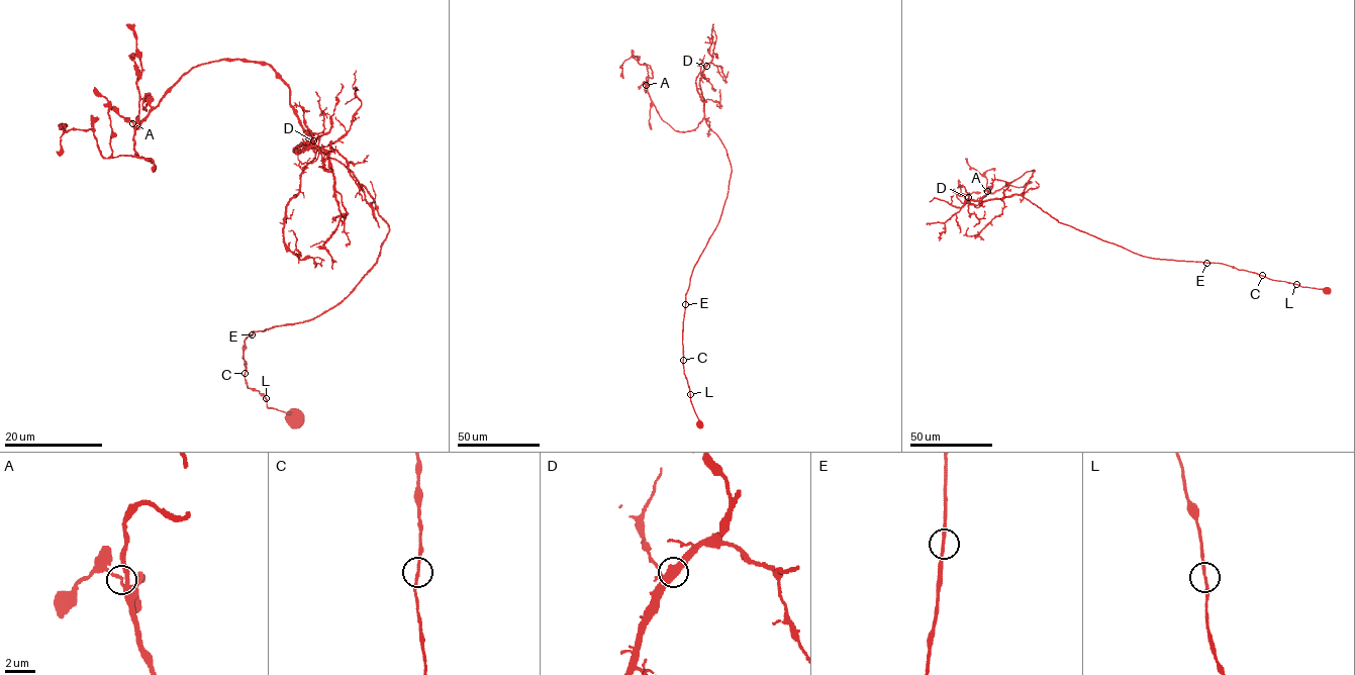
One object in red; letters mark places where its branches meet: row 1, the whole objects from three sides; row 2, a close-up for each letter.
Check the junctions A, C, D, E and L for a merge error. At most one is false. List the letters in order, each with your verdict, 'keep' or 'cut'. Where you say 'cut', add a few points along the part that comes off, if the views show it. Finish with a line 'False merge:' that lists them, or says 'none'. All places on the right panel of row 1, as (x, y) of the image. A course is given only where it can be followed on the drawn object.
A: keep
C: keep
D: keep
E: keep
L: keep
False merge: none

